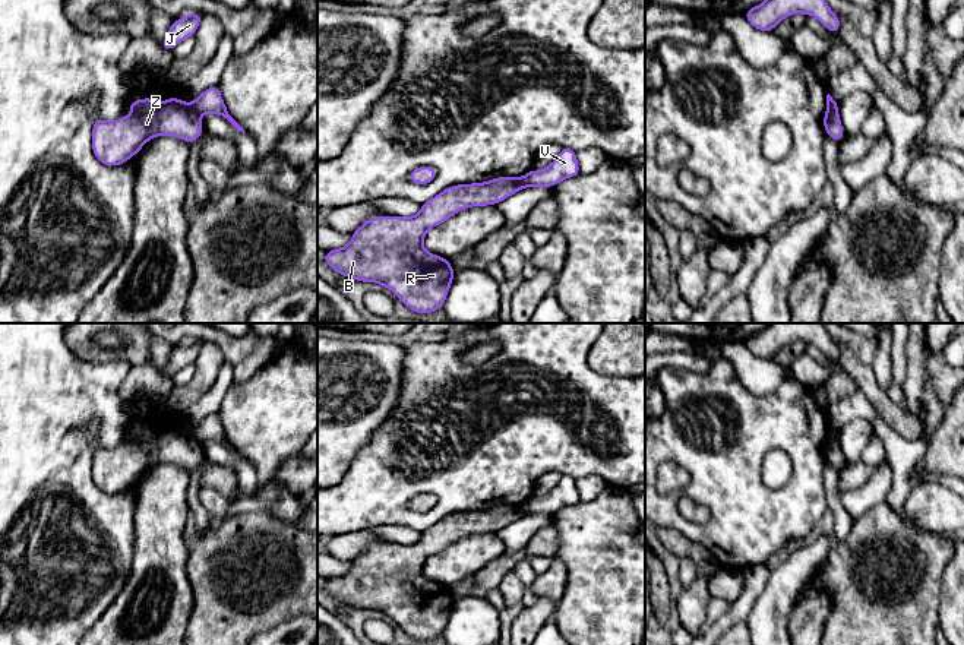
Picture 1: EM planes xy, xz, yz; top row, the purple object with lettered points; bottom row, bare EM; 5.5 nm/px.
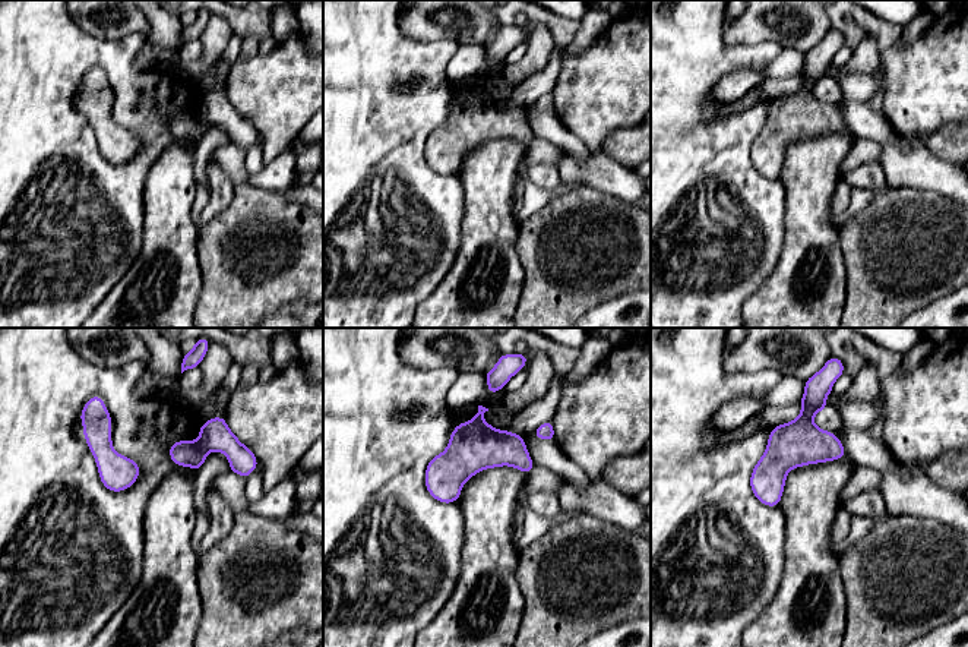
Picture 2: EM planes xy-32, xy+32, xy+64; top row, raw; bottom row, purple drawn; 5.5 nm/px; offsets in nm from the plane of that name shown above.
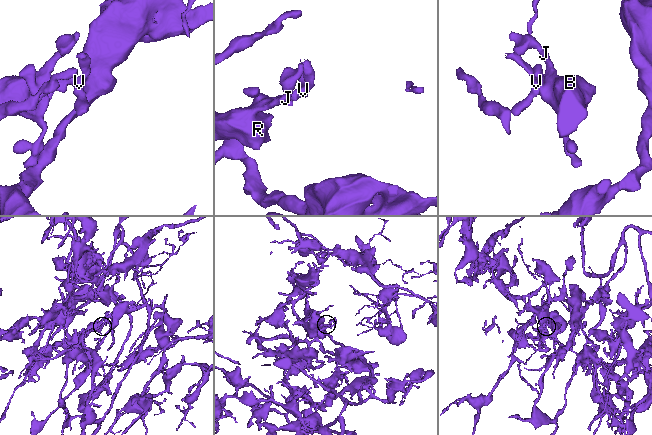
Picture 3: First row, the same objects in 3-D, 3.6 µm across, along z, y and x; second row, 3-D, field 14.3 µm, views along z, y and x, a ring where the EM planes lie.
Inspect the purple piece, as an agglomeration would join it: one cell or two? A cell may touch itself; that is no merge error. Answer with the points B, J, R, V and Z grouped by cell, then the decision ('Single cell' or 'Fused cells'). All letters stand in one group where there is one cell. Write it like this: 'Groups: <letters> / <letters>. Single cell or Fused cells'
Groups: B J R Z / V. Fused cells

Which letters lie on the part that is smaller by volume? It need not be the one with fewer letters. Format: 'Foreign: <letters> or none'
Foreign: V

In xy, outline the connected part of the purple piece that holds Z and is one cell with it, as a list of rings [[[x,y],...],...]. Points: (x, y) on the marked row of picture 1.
[[[149,97],[130,102],[130,114],[114,121],[95,118],[92,127],[92,152],[108,167],[123,165],[129,158],[135,156],[142,146],[157,136],[174,136],[193,143],[203,132],[202,117],[190,102],[178,98],[167,98],[155,102]]]

